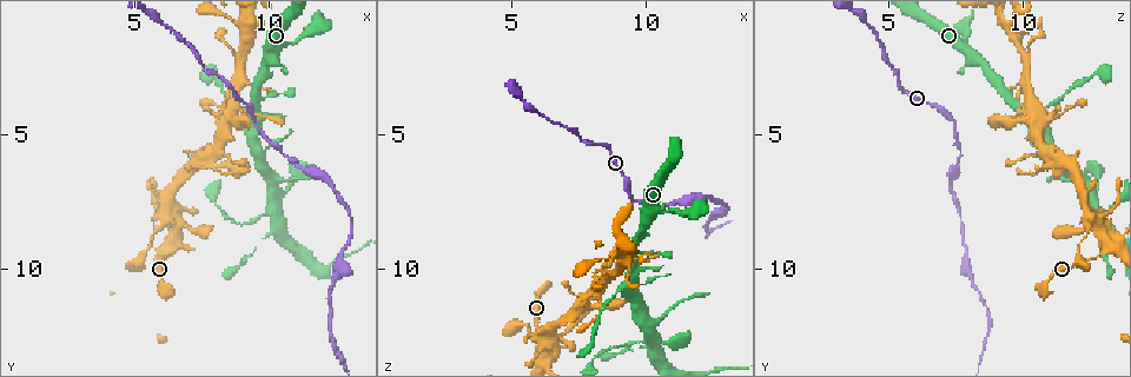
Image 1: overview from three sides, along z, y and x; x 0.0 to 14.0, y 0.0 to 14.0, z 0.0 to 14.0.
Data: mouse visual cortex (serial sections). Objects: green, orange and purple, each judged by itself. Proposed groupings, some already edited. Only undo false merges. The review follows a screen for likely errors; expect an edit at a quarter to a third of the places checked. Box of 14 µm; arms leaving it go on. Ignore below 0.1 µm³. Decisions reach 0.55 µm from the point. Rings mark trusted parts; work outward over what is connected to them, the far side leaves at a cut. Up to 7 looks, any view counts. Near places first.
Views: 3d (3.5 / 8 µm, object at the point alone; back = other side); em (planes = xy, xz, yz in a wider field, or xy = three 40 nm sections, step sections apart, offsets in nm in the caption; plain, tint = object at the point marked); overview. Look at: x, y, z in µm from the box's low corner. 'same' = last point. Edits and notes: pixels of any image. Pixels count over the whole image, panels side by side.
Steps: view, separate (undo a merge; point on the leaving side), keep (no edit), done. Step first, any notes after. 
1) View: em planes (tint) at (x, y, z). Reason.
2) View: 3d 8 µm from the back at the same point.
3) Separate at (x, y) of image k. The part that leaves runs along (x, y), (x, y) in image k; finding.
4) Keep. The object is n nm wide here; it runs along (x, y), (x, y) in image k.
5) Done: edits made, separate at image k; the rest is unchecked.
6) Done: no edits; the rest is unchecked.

View: 3d 3.5 µm at (8.3, 4.5, 10.5). Arms part here.

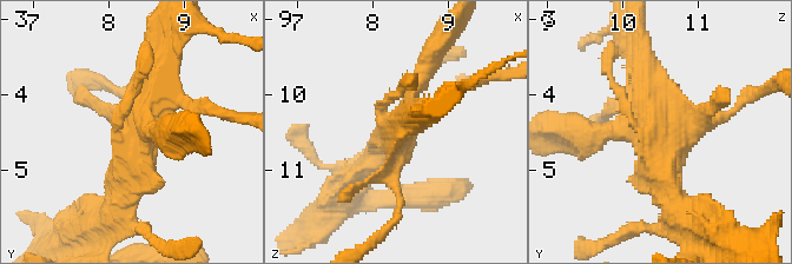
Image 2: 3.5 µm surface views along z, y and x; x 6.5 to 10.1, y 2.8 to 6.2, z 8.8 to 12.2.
View: em xy step 5 (tint) at (8.35, 4.50, 10.45).

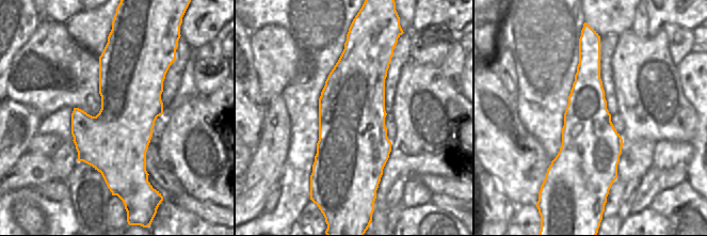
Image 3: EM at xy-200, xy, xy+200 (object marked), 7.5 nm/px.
Keep. It runs along (119, 206), (133, 116), (163, 65) in image 2; one cell here.

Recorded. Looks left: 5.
View: 3d 8 µm at (9.1, 1.9, 10.0).

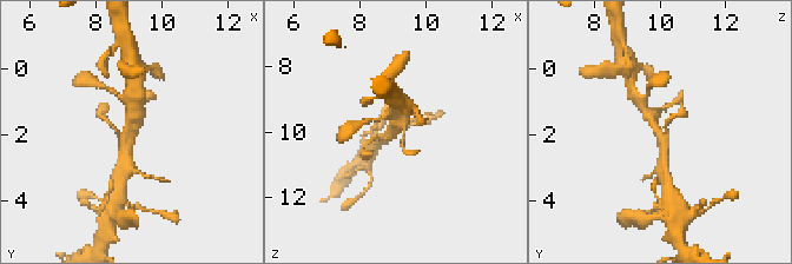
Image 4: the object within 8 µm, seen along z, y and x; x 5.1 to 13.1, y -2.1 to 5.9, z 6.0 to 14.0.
View: 3d 3.5 µm at (9.0, 1.8, 9.9).

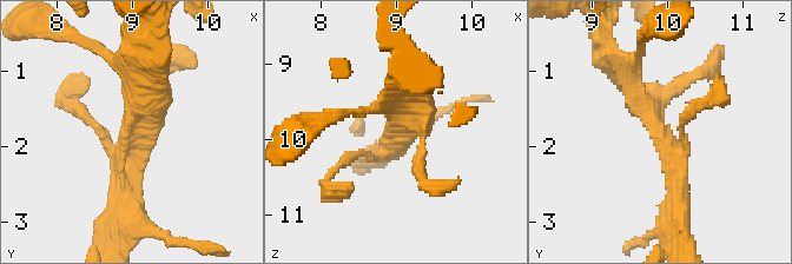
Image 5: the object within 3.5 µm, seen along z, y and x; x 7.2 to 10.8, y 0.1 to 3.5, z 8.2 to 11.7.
Keep. It runs along (680, 204), (680, 157), (618, 73) in image 5; one cell here.

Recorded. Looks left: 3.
View: 3d 3.5 µm at (12.4, 10.6, 8.2). Sudden change in width.

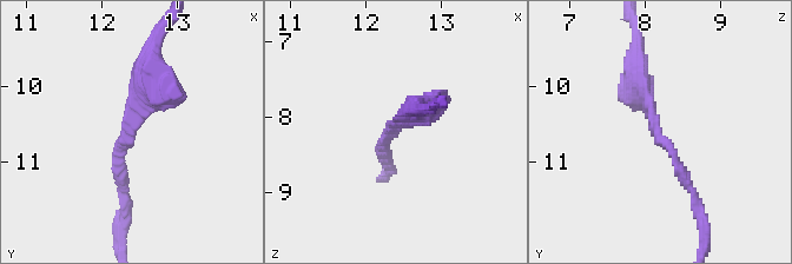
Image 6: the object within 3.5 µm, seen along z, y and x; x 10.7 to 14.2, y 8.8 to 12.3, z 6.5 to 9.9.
View: em planes (tint) at (12.35, 10.55, 8.15). The arms are 150, 300 nm wide; shape alone is not enough.

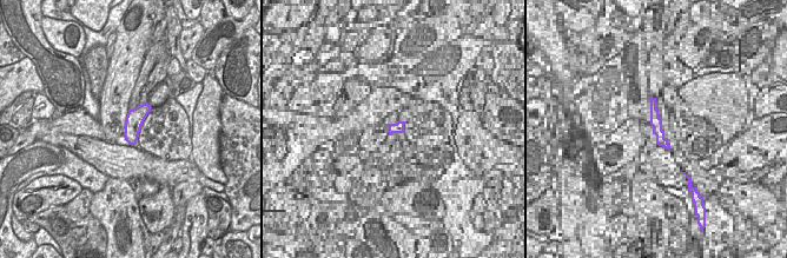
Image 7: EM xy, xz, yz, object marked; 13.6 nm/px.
Keep. The object is 240 nm wide here; it runs along (637, 58), (655, 130), (691, 192) in image 6; all the same cell.

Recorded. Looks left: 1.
Done: no edits; the rest is unchecked.

